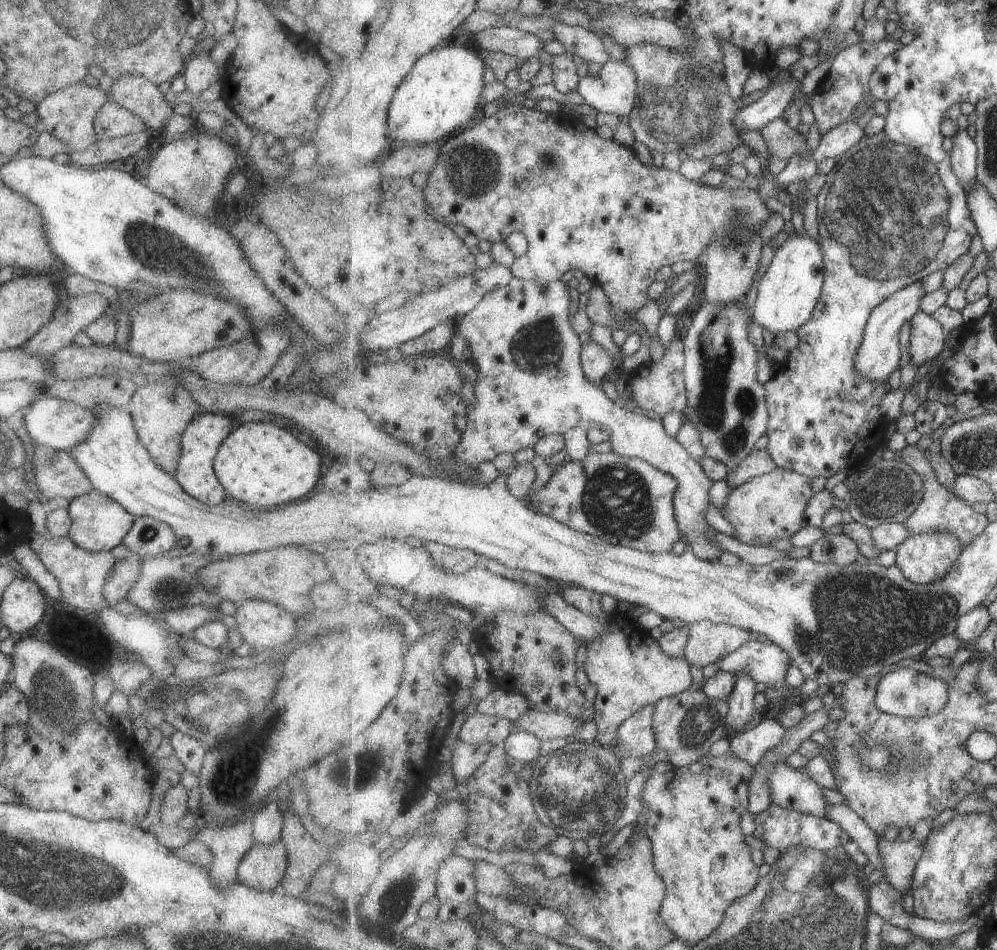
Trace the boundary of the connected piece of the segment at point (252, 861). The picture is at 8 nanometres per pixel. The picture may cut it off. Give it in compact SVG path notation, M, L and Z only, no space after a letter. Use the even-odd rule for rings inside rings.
M279 838L270 845L254 843L243 854L236 868L236 878L260 891L277 890L287 866L284 842Z

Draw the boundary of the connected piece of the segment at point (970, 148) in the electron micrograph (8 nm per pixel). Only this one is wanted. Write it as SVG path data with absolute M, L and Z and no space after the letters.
M958 129L953 140L954 147L950 150L952 165L968 194L979 182L977 141L967 134L966 129Z

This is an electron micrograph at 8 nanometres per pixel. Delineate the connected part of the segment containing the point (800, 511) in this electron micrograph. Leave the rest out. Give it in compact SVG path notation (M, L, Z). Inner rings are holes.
M777 467L731 490L722 515L734 528L733 538L751 546L770 546L773 541L793 538L805 526L806 508L815 494L811 479L800 472Z

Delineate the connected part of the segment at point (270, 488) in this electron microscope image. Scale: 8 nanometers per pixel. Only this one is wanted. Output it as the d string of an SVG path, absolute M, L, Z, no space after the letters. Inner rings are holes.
M269 420L245 422L239 428L235 428L223 439L223 442L220 442L212 465L226 496L235 498L239 502L247 502L249 506L257 509L277 507L283 503L297 501L297 498L305 496L307 492L311 494L319 488L321 473L326 466L317 452L313 452L289 431L274 426Z

